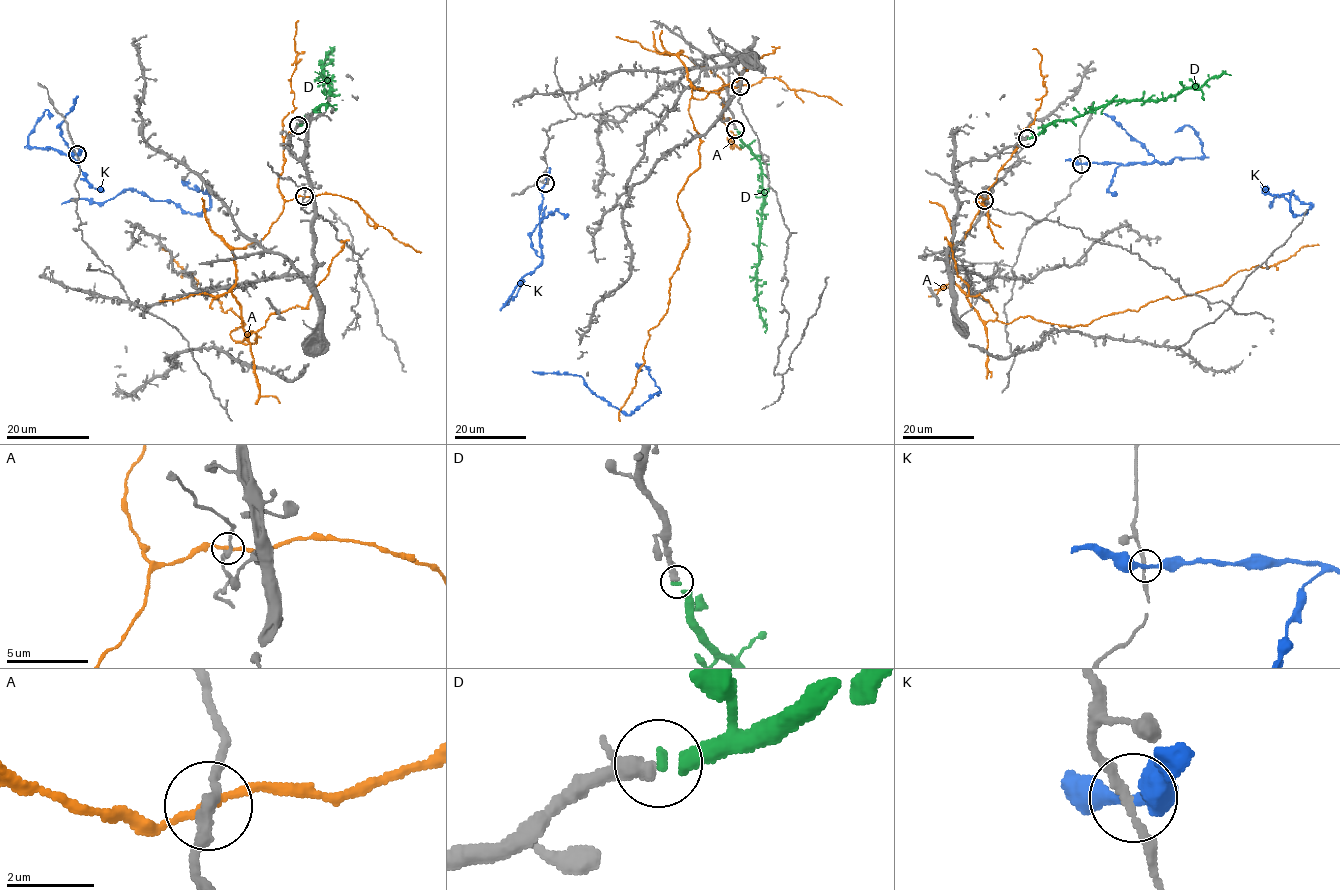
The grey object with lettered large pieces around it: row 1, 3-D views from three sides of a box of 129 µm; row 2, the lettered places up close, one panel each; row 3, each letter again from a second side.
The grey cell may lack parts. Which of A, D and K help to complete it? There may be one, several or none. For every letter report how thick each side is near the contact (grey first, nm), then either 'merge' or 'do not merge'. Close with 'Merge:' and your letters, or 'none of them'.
A: 280 nm thick on the grey side, 180 nm on the other; do not merge
D: 320 nm thick on the grey side, 280 nm on the other; merge
K: 190 nm thick on the grey side, 240 nm on the other; do not merge
Merge: D

